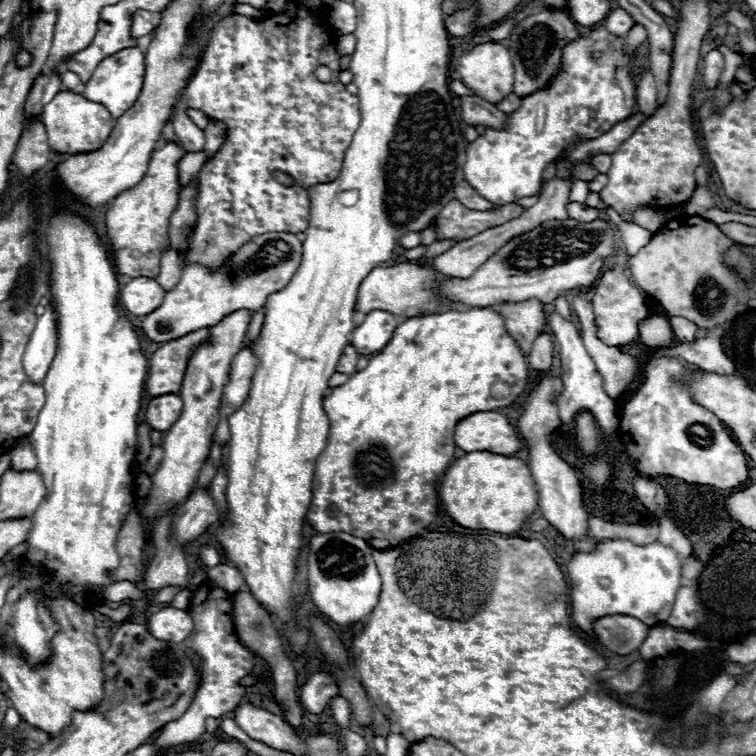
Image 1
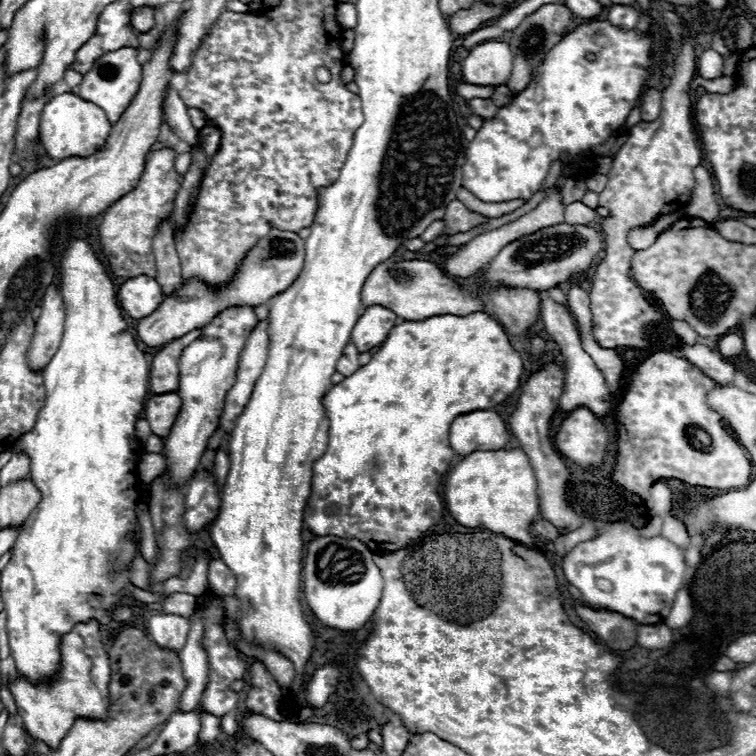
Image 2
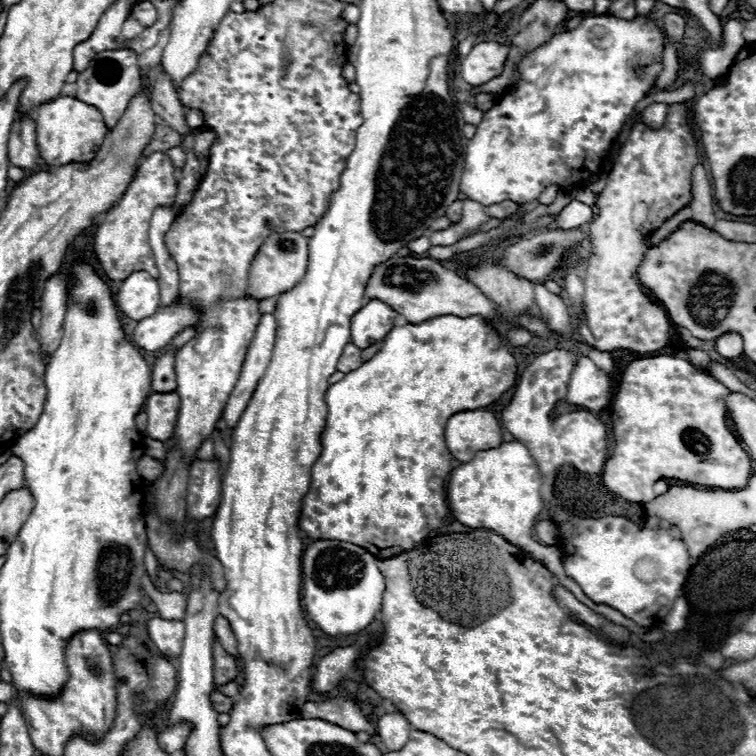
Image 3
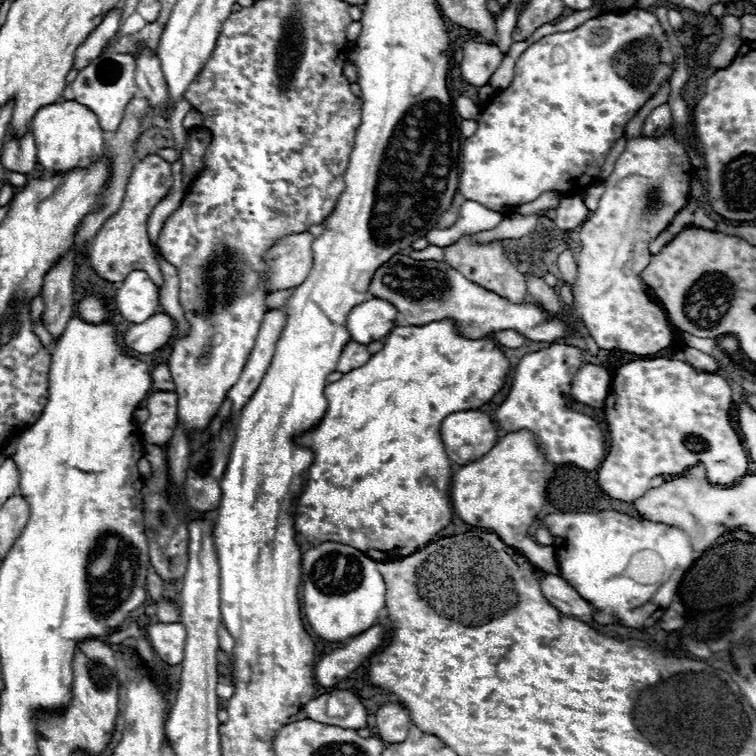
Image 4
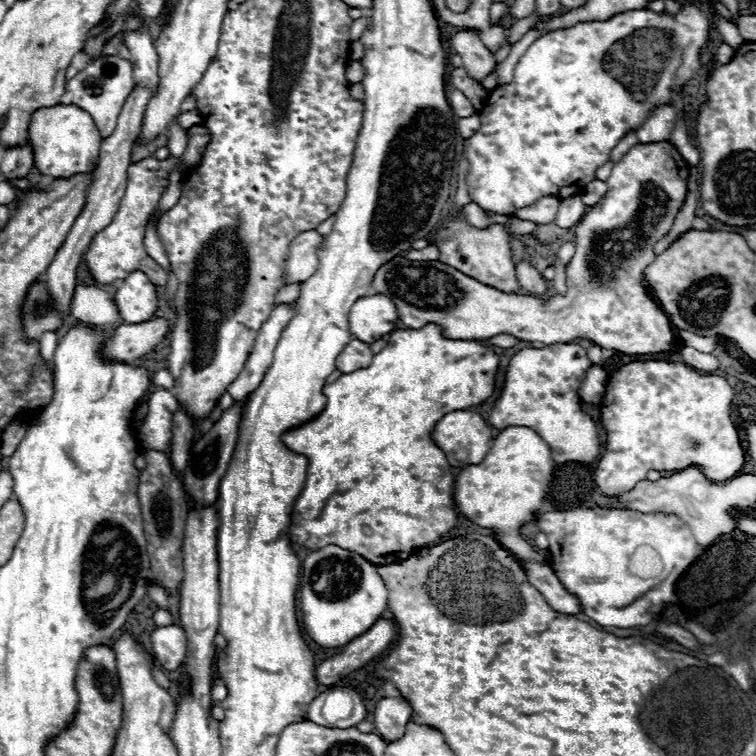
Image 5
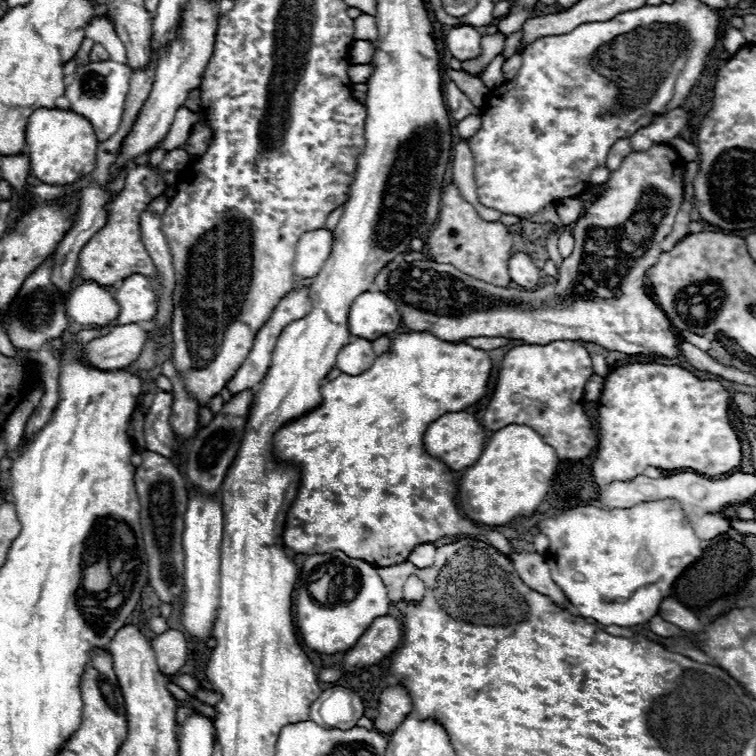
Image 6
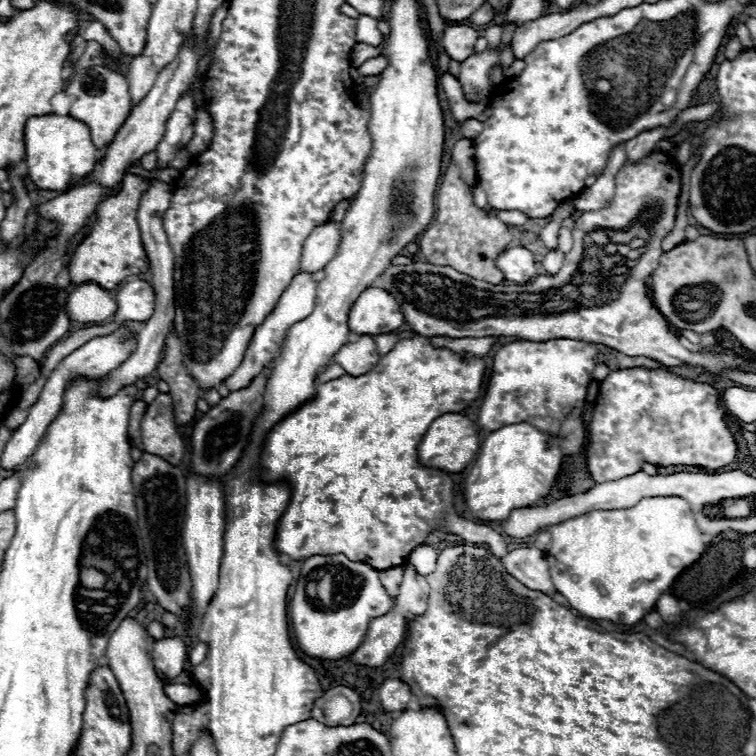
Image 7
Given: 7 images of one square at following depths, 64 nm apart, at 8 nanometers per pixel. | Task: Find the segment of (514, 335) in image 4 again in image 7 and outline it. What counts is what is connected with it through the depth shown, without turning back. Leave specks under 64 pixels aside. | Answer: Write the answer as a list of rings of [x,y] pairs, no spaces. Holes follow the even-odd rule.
[[[434,336],[430,338],[432,344],[438,348],[452,348],[454,352],[466,352],[472,356],[486,356],[492,346],[496,344],[496,338],[486,336],[486,338],[444,338],[444,336]]]

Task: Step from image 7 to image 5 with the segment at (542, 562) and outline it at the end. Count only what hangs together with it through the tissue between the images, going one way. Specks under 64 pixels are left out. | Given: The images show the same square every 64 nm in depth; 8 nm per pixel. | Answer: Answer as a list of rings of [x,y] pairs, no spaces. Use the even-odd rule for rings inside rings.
[[[522,560],[522,566],[526,570],[530,584],[538,588],[538,592],[546,598],[546,602],[556,612],[572,614],[572,616],[582,612],[580,600],[572,592],[564,590],[562,582],[556,578],[556,574],[550,566],[544,566],[544,564],[538,564],[538,562],[524,562],[524,560]]]

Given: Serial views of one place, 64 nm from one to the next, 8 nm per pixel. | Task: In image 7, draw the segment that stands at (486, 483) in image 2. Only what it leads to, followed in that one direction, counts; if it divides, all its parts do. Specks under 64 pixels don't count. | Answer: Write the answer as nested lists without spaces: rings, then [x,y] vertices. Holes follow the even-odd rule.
[[[528,422],[510,424],[488,434],[464,480],[464,498],[472,516],[488,522],[502,522],[516,508],[532,508],[552,488],[562,458],[556,440]]]

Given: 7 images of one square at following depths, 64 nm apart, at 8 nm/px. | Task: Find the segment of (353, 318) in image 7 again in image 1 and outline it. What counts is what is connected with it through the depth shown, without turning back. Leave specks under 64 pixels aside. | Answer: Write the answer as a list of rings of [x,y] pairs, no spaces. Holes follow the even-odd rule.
[[[372,310],[366,314],[366,320],[352,332],[350,344],[362,354],[380,352],[392,338],[400,320],[386,310]]]

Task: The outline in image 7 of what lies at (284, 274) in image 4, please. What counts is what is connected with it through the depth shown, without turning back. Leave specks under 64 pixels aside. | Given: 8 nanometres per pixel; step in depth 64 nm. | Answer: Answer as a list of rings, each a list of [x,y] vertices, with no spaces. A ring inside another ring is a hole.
[[[322,224],[310,232],[310,236],[304,240],[302,256],[300,256],[300,268],[298,272],[318,272],[332,260],[336,254],[336,248],[340,244],[340,226],[338,224]]]

